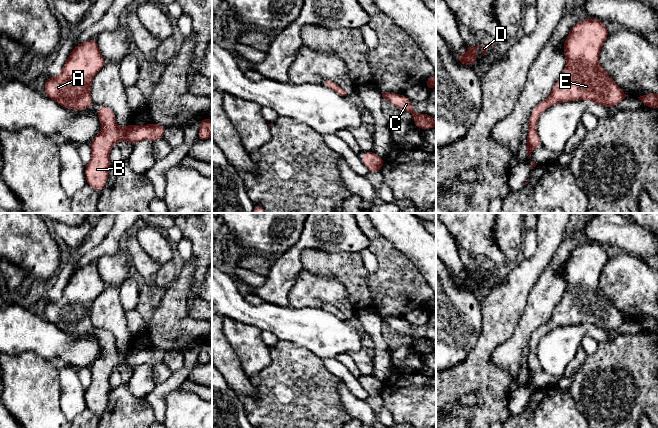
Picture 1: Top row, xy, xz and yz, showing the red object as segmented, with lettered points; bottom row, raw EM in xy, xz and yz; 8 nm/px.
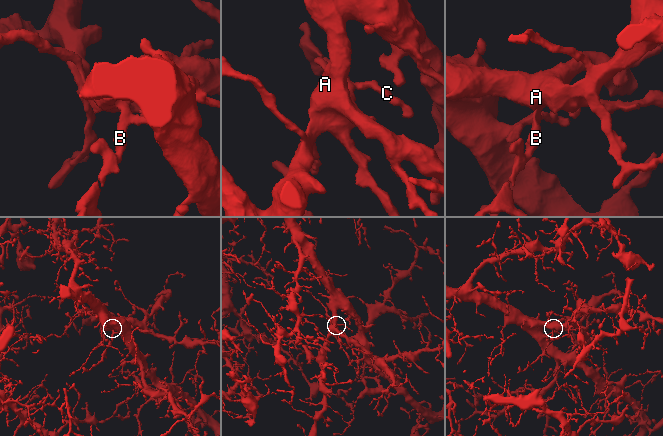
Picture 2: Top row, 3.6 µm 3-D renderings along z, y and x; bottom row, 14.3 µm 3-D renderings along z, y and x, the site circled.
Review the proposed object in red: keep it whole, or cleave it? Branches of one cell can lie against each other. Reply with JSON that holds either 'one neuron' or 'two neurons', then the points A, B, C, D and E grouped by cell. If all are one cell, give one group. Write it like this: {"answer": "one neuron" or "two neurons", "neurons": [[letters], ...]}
{"answer": "one neuron", "neurons": [["A", "B", "C", "D", "E"]]}

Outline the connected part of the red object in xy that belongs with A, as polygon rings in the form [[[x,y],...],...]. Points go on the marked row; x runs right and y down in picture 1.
[[[96,38],[79,43],[70,53],[57,77],[46,78],[44,94],[62,107],[70,110],[85,110],[93,106],[91,85],[94,76],[103,68],[106,61],[102,56]]]

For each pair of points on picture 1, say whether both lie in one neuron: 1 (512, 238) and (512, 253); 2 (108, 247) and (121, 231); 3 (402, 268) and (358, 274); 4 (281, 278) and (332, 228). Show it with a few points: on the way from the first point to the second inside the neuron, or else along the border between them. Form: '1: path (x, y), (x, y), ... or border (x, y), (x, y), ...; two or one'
1: path (512, 242), (512, 249); one
2: path (111, 243), (117, 235); one
3: border (368, 273), (367, 284), (372, 291), (372, 296); two
4: path (289, 262), (293, 254), (306, 241), (316, 235); one

